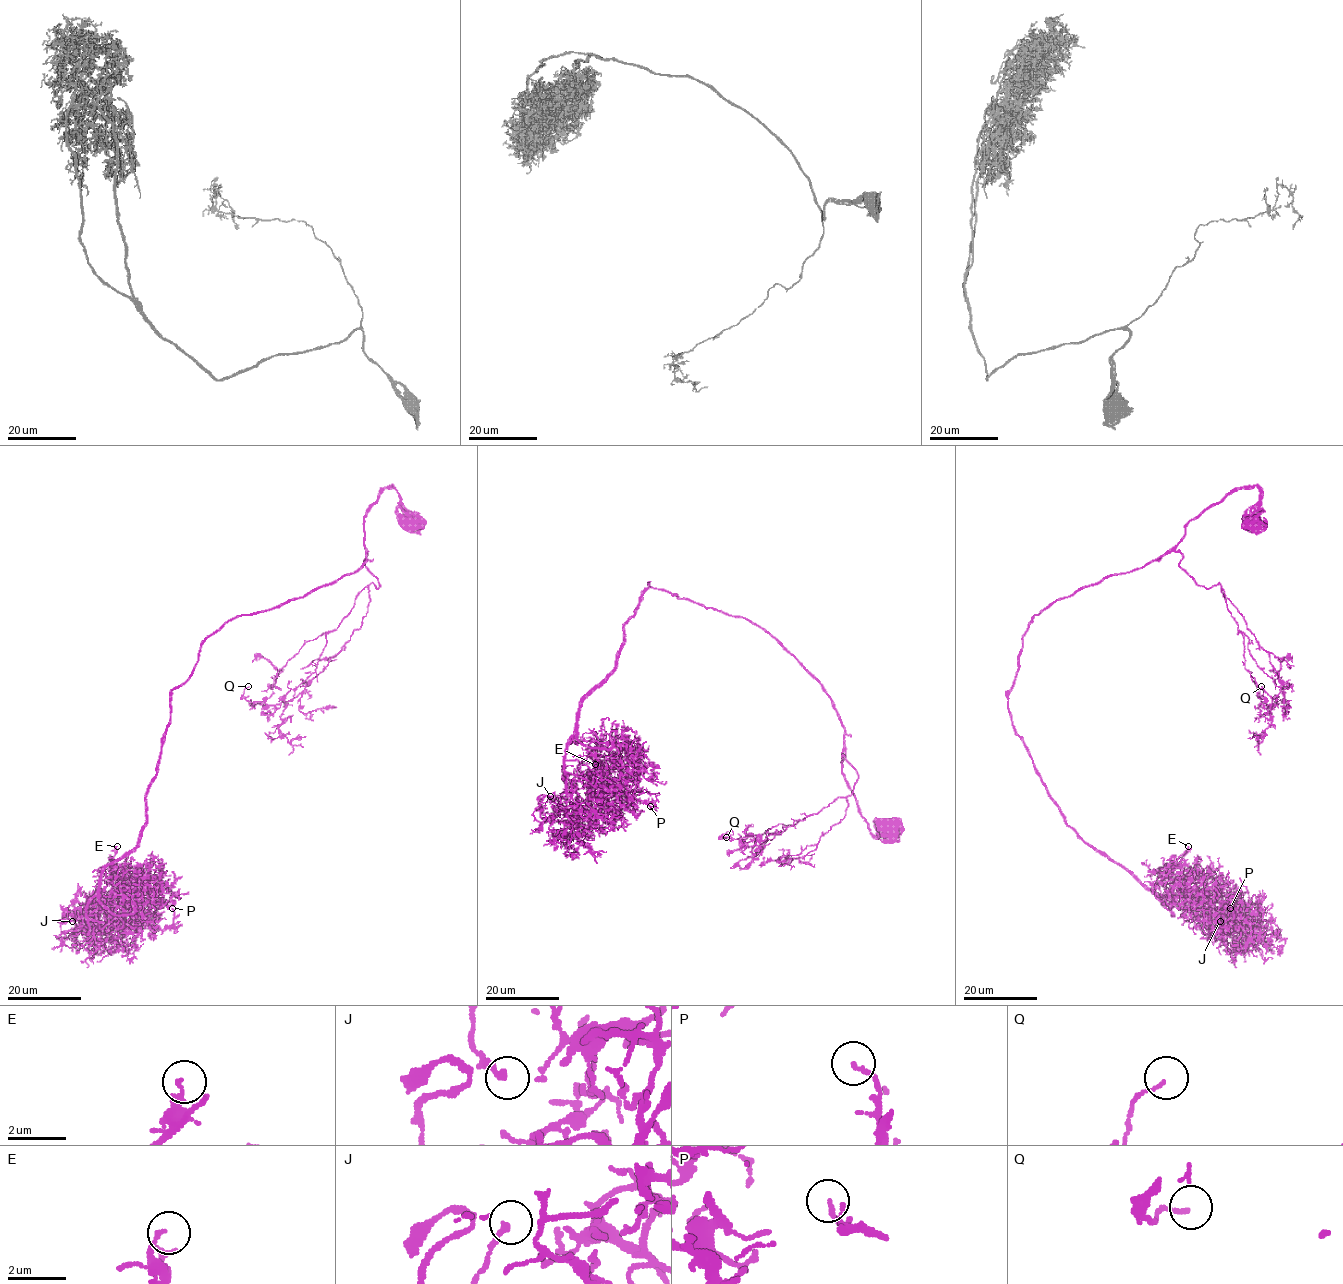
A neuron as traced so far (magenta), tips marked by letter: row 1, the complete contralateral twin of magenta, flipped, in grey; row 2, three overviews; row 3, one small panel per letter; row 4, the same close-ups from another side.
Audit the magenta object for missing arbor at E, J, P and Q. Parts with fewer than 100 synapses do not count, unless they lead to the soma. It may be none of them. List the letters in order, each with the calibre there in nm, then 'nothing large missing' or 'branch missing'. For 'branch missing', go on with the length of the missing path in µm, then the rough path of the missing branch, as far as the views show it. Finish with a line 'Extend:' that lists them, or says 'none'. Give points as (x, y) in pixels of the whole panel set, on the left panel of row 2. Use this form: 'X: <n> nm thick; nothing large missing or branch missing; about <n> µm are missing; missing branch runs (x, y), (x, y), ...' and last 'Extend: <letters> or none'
E: 110 nm thick; nothing large missing
J: 150 nm thick; nothing large missing
P: 130 nm thick; nothing large missing
Q: 100 nm thick; nothing large missing
Extend: none

